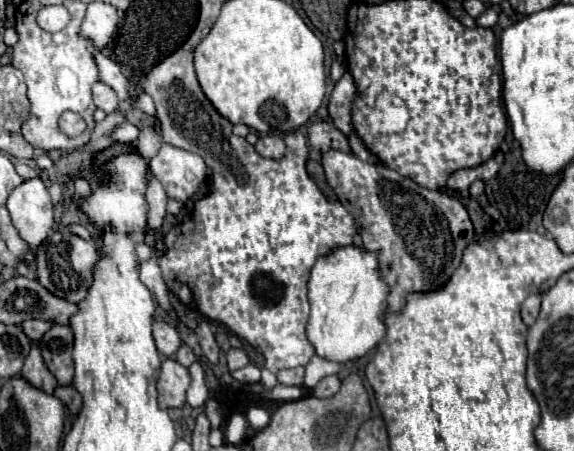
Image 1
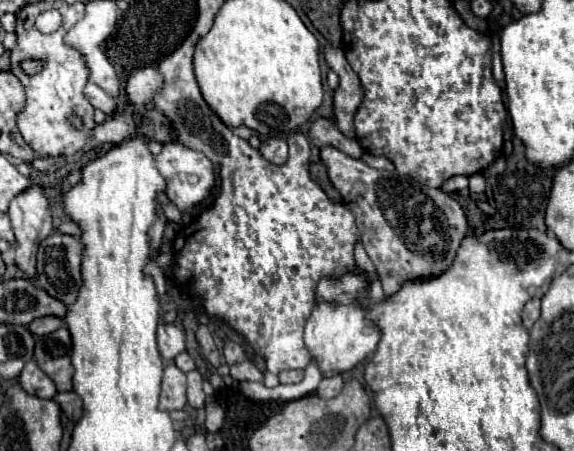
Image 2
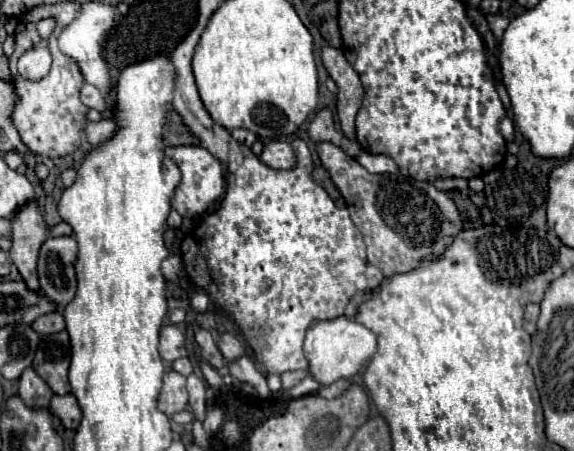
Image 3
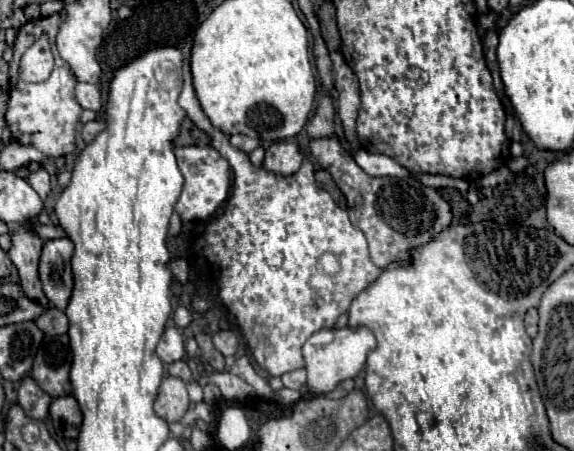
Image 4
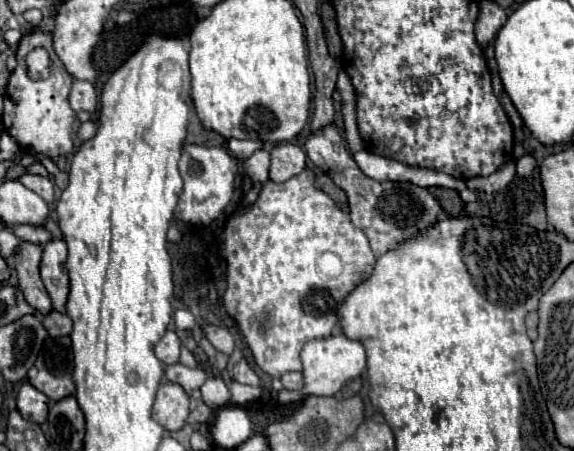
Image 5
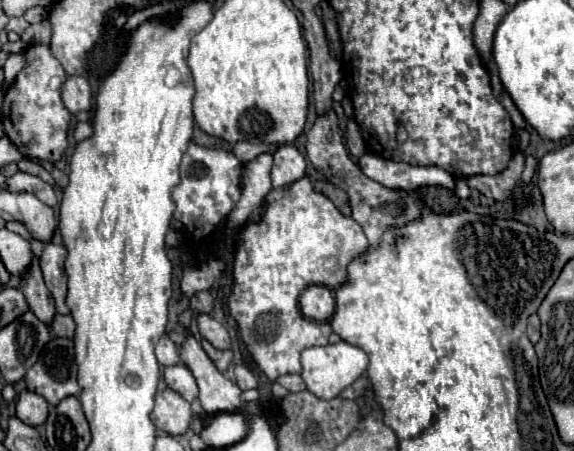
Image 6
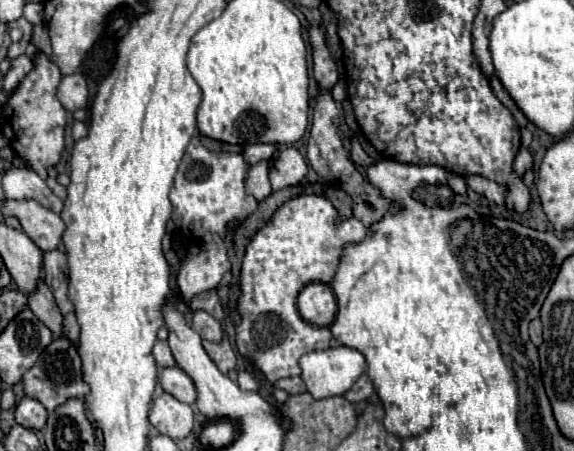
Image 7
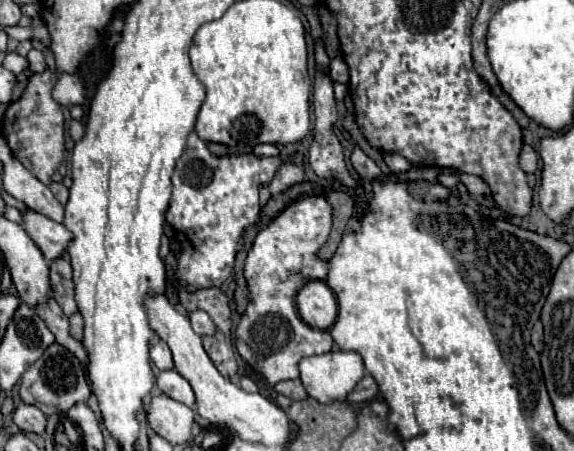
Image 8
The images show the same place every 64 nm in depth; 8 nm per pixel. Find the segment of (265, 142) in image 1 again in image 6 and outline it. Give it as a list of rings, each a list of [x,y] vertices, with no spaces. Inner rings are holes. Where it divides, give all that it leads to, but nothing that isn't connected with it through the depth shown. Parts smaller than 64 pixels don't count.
[[[290,144],[280,146],[274,152],[274,166],[272,166],[272,186],[282,188],[288,186],[306,174],[306,160],[304,156]]]

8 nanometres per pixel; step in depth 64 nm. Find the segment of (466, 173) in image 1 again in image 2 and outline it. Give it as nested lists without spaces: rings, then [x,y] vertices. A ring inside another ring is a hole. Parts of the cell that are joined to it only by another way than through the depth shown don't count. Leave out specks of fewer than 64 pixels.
[[[452,176],[452,178],[448,178],[440,188],[442,188],[444,192],[456,192],[468,188],[468,178],[466,178],[466,176]]]

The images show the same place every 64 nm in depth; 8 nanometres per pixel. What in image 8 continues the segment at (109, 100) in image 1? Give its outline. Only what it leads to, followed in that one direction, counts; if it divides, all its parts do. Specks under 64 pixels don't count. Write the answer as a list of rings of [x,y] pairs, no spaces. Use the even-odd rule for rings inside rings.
[[[62,72],[58,76],[58,82],[52,92],[54,100],[62,106],[72,106],[72,104],[82,104],[84,102],[84,86],[82,80],[76,74],[66,74]]]

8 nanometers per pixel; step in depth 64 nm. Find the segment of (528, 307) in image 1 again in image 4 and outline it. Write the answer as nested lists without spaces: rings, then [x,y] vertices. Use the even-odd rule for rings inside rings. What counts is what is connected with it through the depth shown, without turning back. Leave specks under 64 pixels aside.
[[[530,308],[530,310],[526,312],[526,320],[524,320],[524,324],[526,324],[526,332],[528,332],[528,336],[534,338],[536,332],[538,332],[538,312],[536,312],[536,308]]]

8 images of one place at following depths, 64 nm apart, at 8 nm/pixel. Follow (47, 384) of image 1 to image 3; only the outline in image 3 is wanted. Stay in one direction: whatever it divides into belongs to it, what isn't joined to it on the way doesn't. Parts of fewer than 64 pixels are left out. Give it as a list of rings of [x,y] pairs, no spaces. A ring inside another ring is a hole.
[[[26,368],[20,376],[18,396],[24,400],[24,404],[28,404],[28,408],[46,408],[50,404],[52,390],[34,372],[34,368]]]

